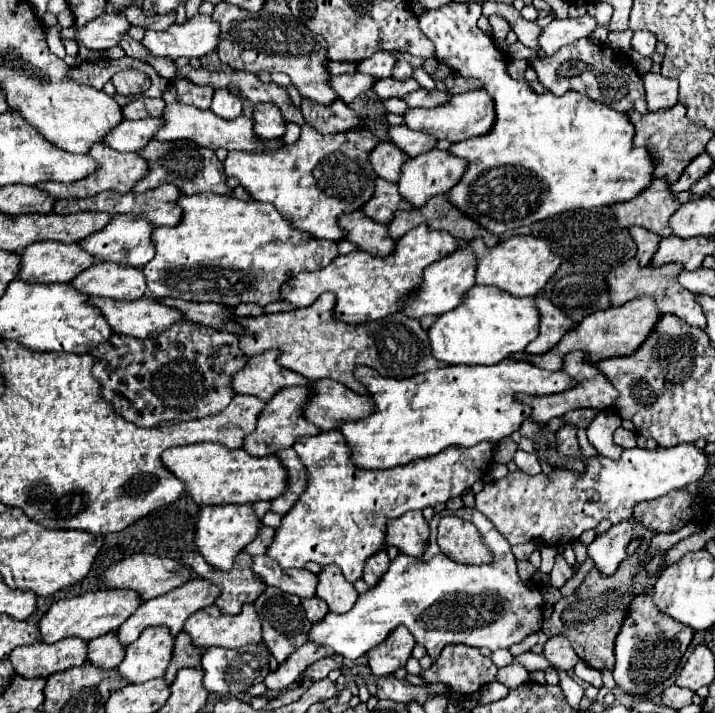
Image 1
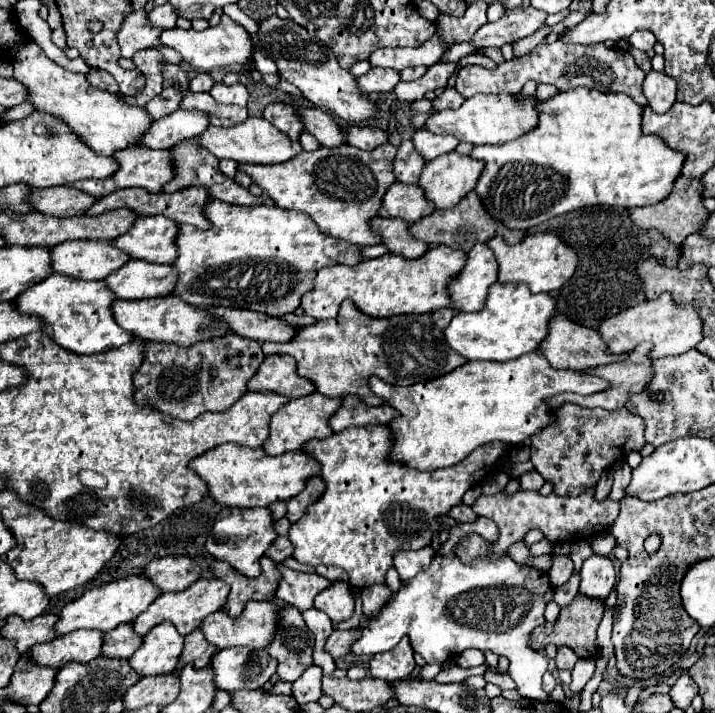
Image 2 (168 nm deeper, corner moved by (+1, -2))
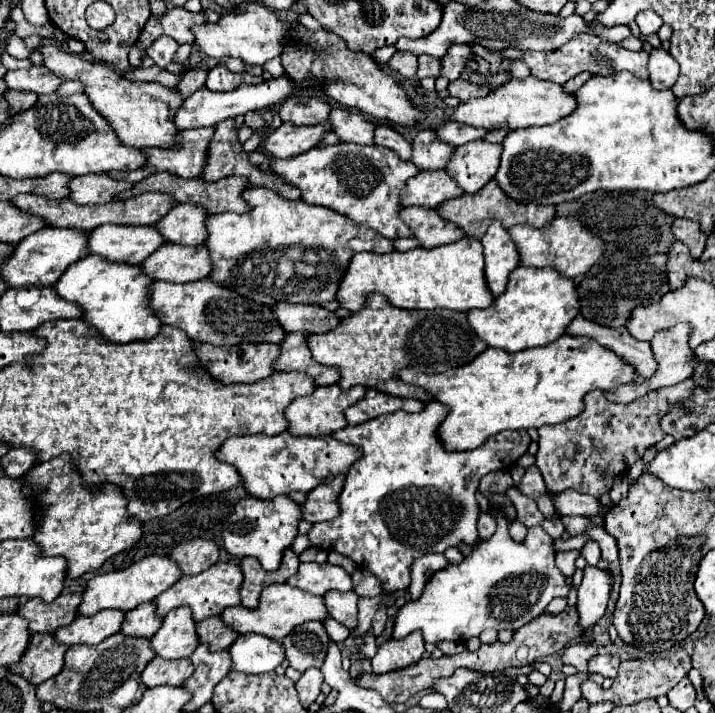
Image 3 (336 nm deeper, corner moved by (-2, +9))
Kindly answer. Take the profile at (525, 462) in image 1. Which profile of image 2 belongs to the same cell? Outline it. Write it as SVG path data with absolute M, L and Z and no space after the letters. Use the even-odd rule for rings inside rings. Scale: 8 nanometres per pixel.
M531 470L531 472L525 472L521 478L519 478L519 484L521 484L521 488L523 490L539 490L541 486L543 486L543 478L541 478L541 474L537 474L535 470Z

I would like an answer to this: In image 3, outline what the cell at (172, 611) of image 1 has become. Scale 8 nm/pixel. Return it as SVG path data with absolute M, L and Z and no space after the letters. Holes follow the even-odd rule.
M220 561L220 563L212 565L210 569L206 569L204 573L198 573L194 577L180 577L180 581L176 581L170 589L166 589L164 593L160 593L156 597L156 615L164 617L170 609L176 609L182 605L192 609L194 621L202 621L206 617L220 615L222 609L232 607L232 605L240 605L238 589L242 585L242 579L244 577L242 577L240 567L230 561Z

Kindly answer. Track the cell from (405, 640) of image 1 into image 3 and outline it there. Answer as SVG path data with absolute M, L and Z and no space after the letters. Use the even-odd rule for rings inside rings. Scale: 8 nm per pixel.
M414 631L404 639L390 639L382 643L372 659L372 671L374 673L388 673L392 669L402 669L404 665L412 665L420 661L424 653L424 641L422 633Z

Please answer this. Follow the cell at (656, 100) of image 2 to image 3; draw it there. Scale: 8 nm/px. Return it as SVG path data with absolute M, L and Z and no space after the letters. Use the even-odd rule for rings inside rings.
M652 49L650 51L650 63L648 63L650 83L656 91L660 89L672 89L672 85L678 79L678 65L674 57L664 49Z

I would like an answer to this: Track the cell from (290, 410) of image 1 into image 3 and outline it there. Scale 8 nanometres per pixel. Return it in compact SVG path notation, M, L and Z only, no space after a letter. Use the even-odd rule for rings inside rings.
M328 385L328 387L316 387L312 395L306 397L296 397L284 411L286 421L288 421L288 433L292 435L314 435L314 437L322 437L322 435L330 435L336 429L346 427L346 419L344 419L344 409L346 409L346 401L354 403L356 399L360 399L364 395L364 387L352 387L350 393L344 393L338 385Z

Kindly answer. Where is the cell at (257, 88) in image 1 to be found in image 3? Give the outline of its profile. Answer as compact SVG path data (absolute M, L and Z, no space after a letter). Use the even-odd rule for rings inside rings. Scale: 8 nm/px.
M332 107L328 121L332 125L332 131L342 141L352 141L358 145L372 145L374 123L366 121L360 113L354 113L342 107Z

